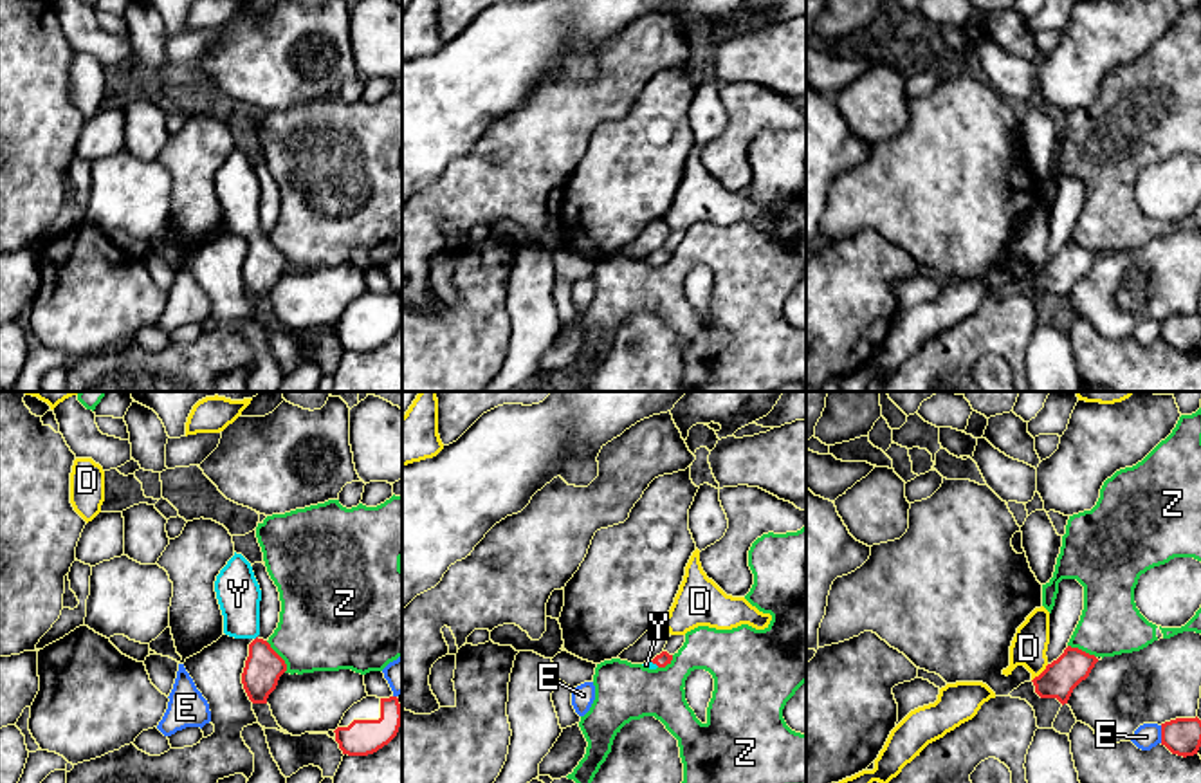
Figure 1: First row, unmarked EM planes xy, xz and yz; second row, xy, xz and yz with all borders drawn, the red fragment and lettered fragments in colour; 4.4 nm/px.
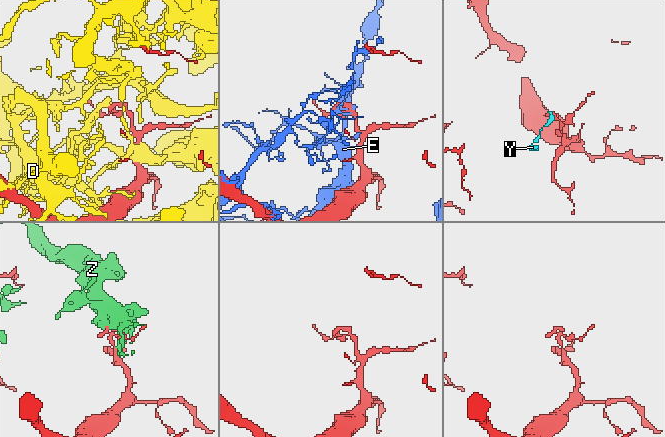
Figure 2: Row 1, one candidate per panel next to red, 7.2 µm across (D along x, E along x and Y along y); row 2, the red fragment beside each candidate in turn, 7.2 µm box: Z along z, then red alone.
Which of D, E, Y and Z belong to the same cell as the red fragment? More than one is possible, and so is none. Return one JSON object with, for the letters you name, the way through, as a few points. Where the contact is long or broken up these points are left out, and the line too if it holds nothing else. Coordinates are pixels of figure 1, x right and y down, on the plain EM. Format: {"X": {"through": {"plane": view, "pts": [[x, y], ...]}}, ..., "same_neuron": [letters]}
{"Y": {"through": {"plane": "xz", "pts": [[664, 253], [655, 258], [646, 260]]}}, "same_neuron": ["Y"]}

